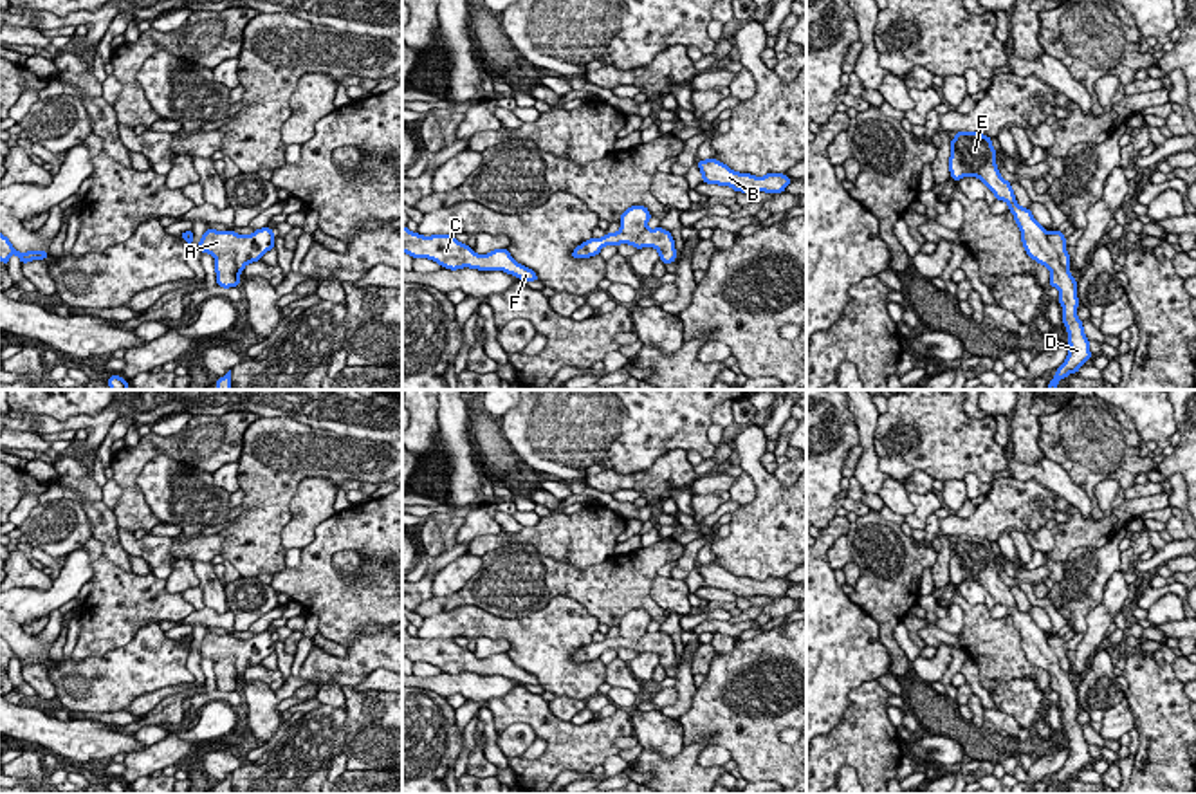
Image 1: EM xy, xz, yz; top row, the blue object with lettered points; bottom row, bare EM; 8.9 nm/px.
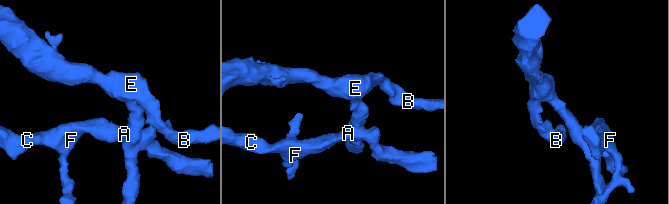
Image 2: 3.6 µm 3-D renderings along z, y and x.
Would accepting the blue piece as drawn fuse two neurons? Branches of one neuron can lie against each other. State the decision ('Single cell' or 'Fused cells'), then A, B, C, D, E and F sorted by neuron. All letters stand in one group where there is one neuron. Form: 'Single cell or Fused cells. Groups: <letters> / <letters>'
Single cell. Groups: A B C D E F

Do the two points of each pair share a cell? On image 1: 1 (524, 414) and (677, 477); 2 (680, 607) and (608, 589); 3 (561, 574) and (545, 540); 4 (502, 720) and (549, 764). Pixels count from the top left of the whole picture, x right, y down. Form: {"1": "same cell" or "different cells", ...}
{"1": "different cells", "2": "different cells", "3": "different cells", "4": "same cell"}

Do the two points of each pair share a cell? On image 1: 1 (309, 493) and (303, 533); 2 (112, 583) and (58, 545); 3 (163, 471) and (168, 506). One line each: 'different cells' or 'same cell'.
1: same cell
2: different cells
3: same cell

